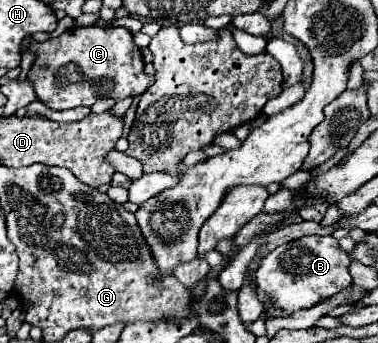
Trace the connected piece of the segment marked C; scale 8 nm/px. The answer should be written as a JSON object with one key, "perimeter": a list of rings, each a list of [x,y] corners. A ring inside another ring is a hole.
{"perimeter":[[[74,26],[58,38],[34,42],[30,50],[38,56],[28,76],[34,76],[34,90],[38,100],[52,110],[68,110],[78,106],[92,108],[98,100],[104,98],[134,98],[144,94],[154,82],[154,76],[150,78],[144,72],[142,52],[134,44],[132,34],[120,26]]]}

